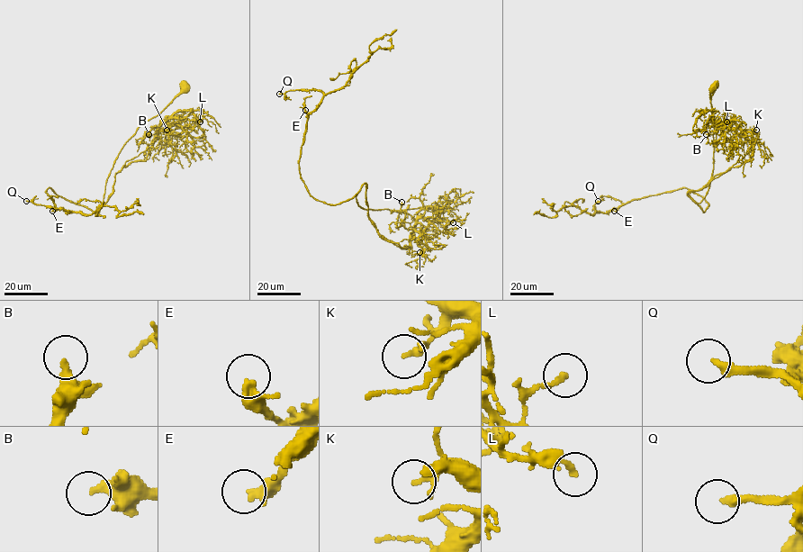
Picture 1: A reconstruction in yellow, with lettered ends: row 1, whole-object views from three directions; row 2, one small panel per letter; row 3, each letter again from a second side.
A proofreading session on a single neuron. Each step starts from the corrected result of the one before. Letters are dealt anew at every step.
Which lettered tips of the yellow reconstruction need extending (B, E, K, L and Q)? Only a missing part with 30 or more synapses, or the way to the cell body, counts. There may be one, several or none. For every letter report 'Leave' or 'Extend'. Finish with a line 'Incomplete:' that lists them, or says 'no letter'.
B: Leave
E: Leave
K: Leave
L: Leave
Q: Extend
Incomplete: Q

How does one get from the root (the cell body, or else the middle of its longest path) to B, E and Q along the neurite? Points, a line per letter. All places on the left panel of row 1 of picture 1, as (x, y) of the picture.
B: (184, 86), (124, 145), (107, 179), (103, 203), (113, 193), (115, 175), (152, 144), (162, 122), (148, 134)
E: (184, 86), (124, 145), (98, 210), (70, 202), (49, 188), (52, 211)
Q: (184, 86), (124, 145), (96, 212), (50, 188), (46, 192), (54, 204), (70, 212), (26, 201)

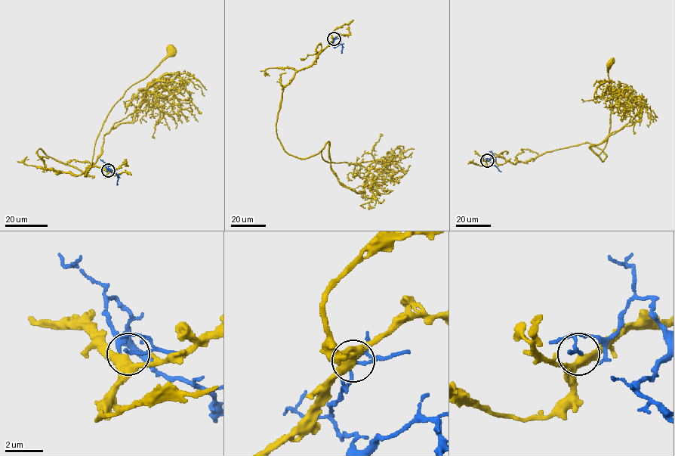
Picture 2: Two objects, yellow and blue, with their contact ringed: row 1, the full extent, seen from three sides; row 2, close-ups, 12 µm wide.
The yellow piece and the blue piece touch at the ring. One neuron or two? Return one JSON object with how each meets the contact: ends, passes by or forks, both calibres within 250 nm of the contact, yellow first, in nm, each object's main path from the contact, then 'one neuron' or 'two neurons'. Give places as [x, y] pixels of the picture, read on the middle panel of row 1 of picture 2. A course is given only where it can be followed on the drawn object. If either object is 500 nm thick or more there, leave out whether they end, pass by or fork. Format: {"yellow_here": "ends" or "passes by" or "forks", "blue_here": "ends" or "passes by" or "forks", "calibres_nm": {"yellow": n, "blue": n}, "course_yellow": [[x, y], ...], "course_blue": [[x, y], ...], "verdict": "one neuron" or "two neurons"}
{"yellow_here": "forks", "blue_here": "ends", "calibres_nm": {"yellow": 380, "blue": 180}, "course_yellow": [[334, 38], [283, 88], [277, 138], [285, 150], [300, 159], [322, 150], [323, 159], [328, 162], [386, 162]], "course_blue": [[334, 38], [336, 38], [332, 44], [334, 47], [342, 45], [341, 53]], "verdict": "two neurons"}

